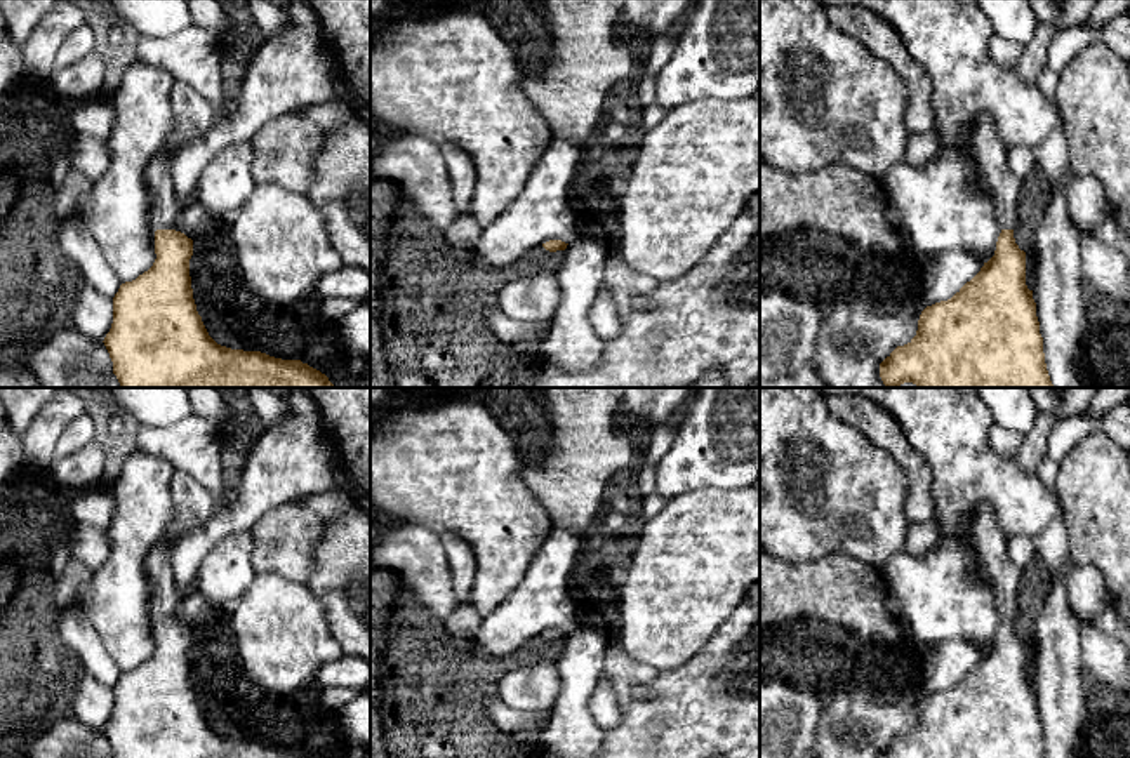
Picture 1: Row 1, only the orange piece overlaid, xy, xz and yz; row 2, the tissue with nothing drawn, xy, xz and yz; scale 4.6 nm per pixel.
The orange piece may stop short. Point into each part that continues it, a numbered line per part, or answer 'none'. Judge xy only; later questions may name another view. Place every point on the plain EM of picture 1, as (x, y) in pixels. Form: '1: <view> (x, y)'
1: xy (193, 503)

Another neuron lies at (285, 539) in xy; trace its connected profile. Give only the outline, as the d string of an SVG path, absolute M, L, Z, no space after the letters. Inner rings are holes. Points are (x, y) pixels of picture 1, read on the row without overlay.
M301 502L266 513L250 530L254 572L276 572L306 584L322 532L323 520Z

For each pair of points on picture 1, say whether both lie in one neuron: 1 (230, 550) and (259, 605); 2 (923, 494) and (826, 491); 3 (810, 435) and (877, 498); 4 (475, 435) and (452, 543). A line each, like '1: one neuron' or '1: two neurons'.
1: two neurons
2: two neurons
3: one neuron
4: two neurons

